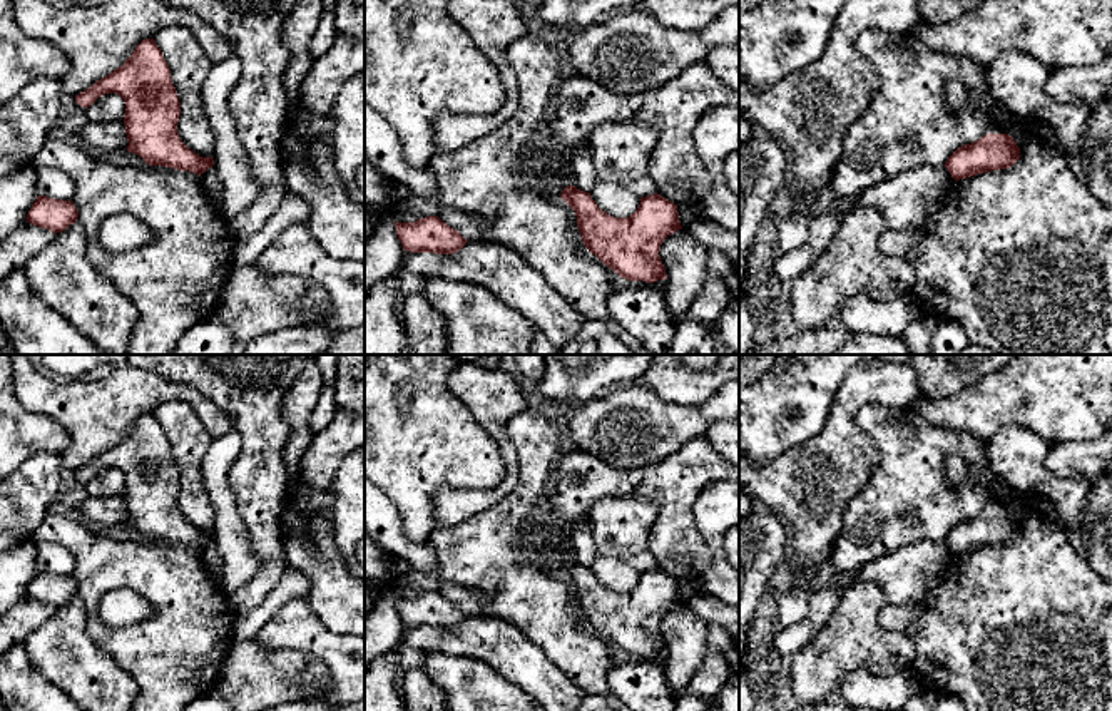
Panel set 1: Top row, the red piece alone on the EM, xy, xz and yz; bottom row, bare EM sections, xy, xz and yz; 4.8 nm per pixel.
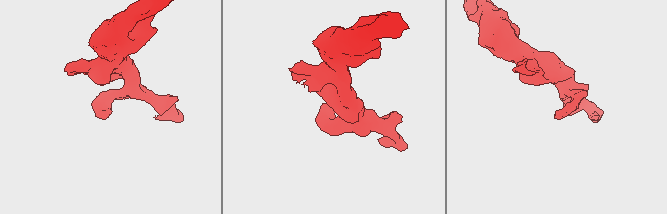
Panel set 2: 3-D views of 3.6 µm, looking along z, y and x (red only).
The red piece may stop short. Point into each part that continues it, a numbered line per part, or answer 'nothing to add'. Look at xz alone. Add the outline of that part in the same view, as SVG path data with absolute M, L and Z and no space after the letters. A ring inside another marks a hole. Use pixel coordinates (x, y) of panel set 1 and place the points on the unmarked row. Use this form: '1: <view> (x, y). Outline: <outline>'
1: xz (584, 547). Outline: M589 517L580 519L574 534L574 560L580 565L590 567L599 557L595 552L595 542L592 539L592 529Z

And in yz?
1: yz (908, 572). Outline: M921 540L871 562L843 584L834 579L831 586L823 586L811 596L799 624L781 627L774 636L774 646L779 654L793 656L811 642L836 612L844 587L876 582L888 606L901 606L925 596L953 560L955 554L945 540Z

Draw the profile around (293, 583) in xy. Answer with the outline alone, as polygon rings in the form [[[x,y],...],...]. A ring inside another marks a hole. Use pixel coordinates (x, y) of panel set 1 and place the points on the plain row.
[[[288,565],[278,586],[268,594],[266,601],[259,607],[236,616],[232,634],[236,637],[258,636],[279,606],[293,597],[306,597],[308,592],[309,579],[298,569]]]

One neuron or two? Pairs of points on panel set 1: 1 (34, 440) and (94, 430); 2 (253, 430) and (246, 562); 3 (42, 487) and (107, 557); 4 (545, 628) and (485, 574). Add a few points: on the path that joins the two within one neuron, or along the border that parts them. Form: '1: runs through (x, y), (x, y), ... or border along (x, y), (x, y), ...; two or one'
1: border along (35, 412), (51, 415), (67, 434), (59, 455); two
2: border along (233, 501), (258, 561), (258, 571), (253, 576); two
3: border along (49, 512), (30, 537); two
4: runs through (530, 613), (500, 583); one

